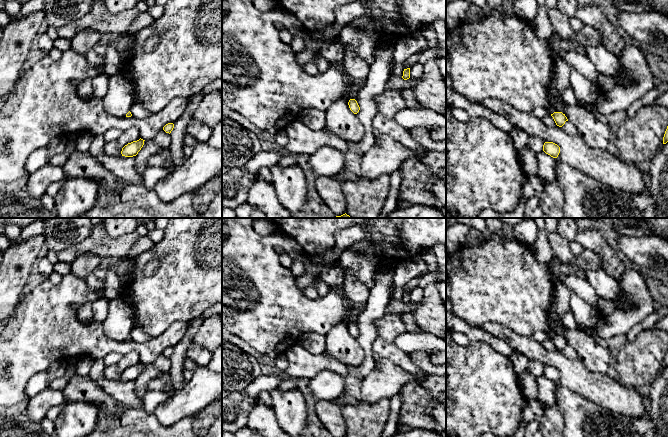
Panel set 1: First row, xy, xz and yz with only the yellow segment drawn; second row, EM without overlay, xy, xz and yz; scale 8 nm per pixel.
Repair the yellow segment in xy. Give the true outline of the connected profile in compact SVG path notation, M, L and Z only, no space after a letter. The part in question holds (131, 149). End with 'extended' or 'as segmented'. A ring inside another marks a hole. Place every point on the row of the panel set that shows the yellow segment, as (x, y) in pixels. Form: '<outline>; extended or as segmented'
M140 138L137 141L133 141L131 143L128 143L127 145L125 145L121 151L122 156L125 156L125 157L136 156L138 154L138 152L141 150L141 148L143 147L144 141L145 140Z; as segmented

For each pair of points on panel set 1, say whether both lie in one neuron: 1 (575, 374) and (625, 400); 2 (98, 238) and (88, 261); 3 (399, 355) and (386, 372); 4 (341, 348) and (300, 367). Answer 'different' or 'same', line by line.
1: same
2: different
3: different
4: different

